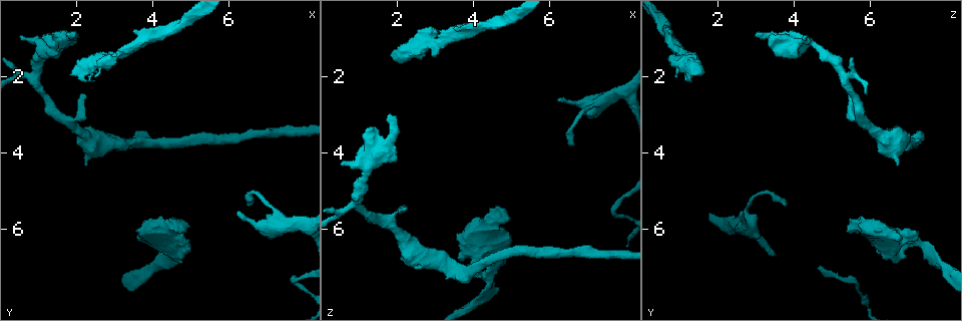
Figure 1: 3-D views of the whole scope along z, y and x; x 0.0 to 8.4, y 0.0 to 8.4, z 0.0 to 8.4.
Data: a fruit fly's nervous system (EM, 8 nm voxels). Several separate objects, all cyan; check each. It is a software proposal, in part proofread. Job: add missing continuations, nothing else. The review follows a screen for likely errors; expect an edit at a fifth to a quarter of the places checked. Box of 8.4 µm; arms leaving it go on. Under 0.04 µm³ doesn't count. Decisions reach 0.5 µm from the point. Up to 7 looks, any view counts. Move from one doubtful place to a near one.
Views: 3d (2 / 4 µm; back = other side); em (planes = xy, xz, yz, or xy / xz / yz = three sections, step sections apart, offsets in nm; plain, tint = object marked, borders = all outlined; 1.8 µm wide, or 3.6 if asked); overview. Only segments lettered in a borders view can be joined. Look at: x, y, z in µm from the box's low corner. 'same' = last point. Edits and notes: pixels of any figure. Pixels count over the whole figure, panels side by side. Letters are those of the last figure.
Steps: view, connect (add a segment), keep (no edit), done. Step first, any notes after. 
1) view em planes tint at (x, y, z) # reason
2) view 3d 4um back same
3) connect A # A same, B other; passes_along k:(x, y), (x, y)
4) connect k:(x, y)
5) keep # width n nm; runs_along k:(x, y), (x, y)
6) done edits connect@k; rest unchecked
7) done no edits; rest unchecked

view em planes tint at (4.65, 6.05, 5.45) # branch stops here

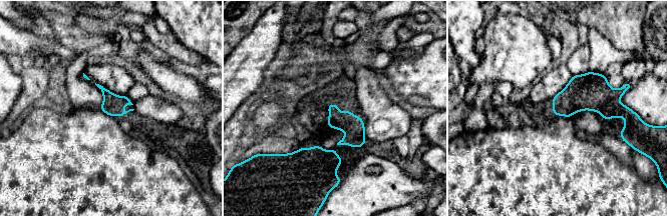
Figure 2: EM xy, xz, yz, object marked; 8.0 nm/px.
view em planes borders same # what lies round it

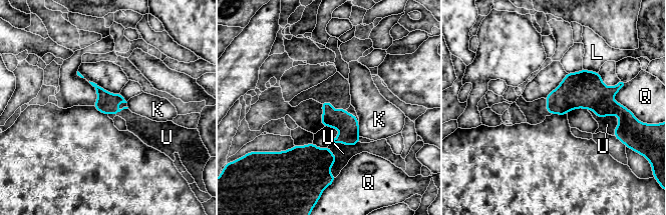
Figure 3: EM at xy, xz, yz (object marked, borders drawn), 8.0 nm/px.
connect U # K other, L other, Q other, U same; passes_along 3:(590, 92), (611, 115), (607, 124); the neuron continues

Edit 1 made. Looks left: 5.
view 3d 2um at (4.10, 6.10, 7.25)

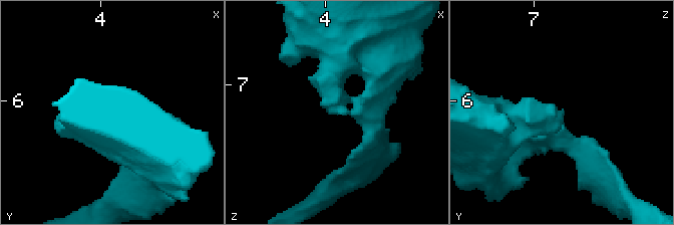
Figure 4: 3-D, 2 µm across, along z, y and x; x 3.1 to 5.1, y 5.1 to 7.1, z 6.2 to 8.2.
view em planes borders at (4.06, 6.12, 7.28) # need the tissue

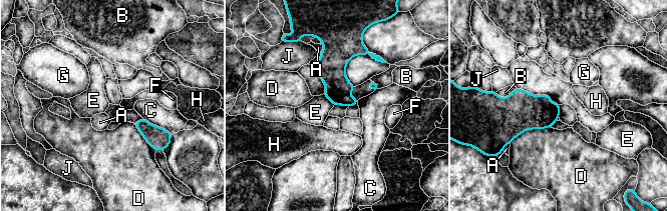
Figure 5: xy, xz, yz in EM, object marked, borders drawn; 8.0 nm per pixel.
keep # A other, B other, C other, D other, E other, F other, G other, H other, J other; no lettered segment goes on from it

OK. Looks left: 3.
view em xz step 16 tint at (0.55, 1.00, 4.30) # an open end

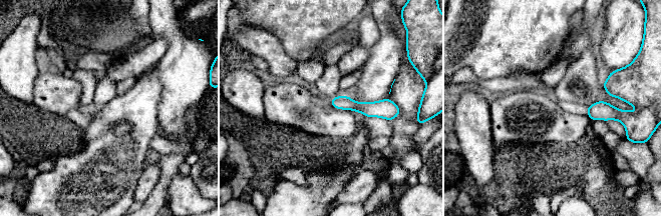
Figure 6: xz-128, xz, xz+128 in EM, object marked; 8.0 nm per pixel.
view em planes borders same

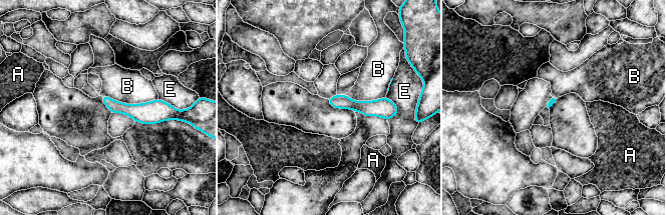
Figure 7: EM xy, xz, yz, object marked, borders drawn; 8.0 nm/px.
keep # A other, B other, E other; border 7:(101, 95), (131, 104), (157, 99); none of them fits

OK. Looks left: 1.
done edits connect@3; rest unchecked

